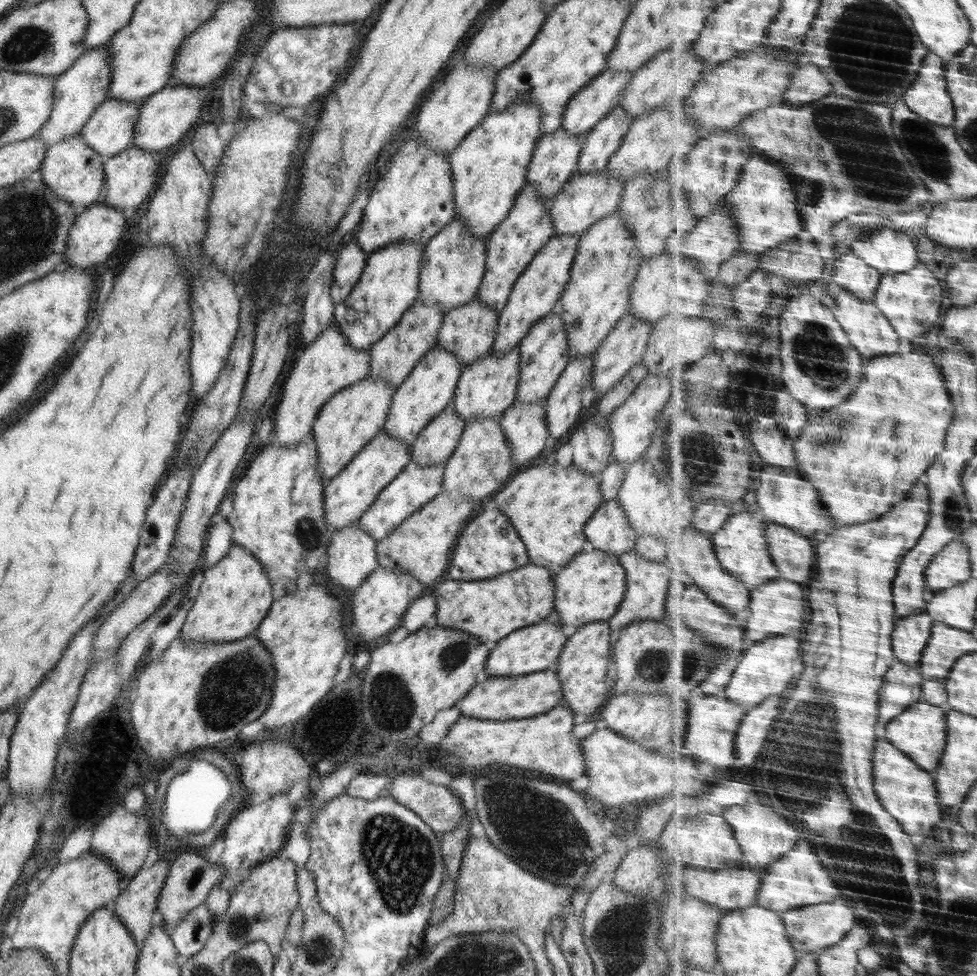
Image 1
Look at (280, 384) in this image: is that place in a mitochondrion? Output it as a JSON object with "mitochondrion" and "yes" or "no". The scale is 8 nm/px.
{"mitochondrion":"no"}

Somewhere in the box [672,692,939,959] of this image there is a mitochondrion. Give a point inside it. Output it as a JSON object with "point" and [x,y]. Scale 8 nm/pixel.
{"point":[883,886]}

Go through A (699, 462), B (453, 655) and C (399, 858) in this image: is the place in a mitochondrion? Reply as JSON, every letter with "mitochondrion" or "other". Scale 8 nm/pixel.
{"A":"mitochondrion","B":"mitochondrion","C":"mitochondrion"}

